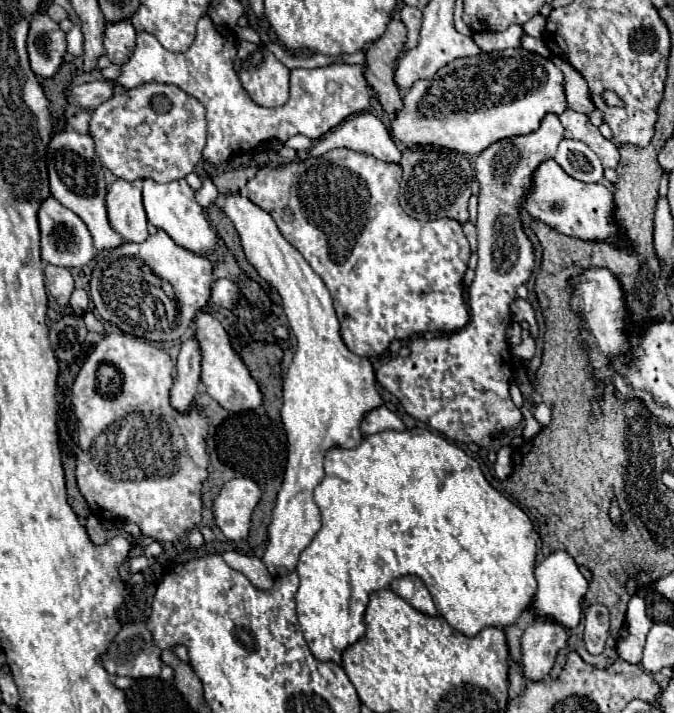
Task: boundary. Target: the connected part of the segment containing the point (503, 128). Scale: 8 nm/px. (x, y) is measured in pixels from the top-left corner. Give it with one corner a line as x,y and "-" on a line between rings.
523,47
455,59
449,65
441,67
431,79
421,79
413,83
413,87
403,95
405,107
397,113
395,121
391,123
391,133
409,149
417,145
433,145
457,153
479,155
483,149
487,149
499,139
529,135
537,131
541,119
547,113
561,115
567,109
563,81
563,73
553,65
551,59
541,57
539,53
529,53

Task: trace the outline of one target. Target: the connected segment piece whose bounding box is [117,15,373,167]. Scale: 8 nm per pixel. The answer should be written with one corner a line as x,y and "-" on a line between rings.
205,15
197,23
197,35
193,45
183,53
167,51
155,35
141,31
137,35
135,53
123,65
123,73
117,79
125,89
139,87
147,81
167,81
179,85
185,93
197,97
207,109
207,145
203,149
203,159
215,167
221,167
231,157
231,147
253,149
261,141
279,139
287,141
291,135
307,135
311,139
323,137
329,129
337,127
349,115
367,111
371,107
373,91
365,79
365,65
331,63
319,69
293,69
291,71
291,95
281,107
267,109
255,105
243,87
237,85
233,71
235,59
235,37
231,31
217,31
215,23

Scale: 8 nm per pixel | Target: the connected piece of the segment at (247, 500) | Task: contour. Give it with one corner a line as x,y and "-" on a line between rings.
239,477
223,485
215,499
213,513
219,529
231,541
241,541
249,533
251,513
261,499
261,489
255,481

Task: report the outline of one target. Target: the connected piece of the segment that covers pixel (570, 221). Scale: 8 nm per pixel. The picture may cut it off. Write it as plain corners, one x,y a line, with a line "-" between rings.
553,159
539,165
533,177
533,187
527,193
525,211
557,229
563,235
579,237
583,241
611,241
623,245
619,227
613,221
613,193
603,183
581,183
569,177

